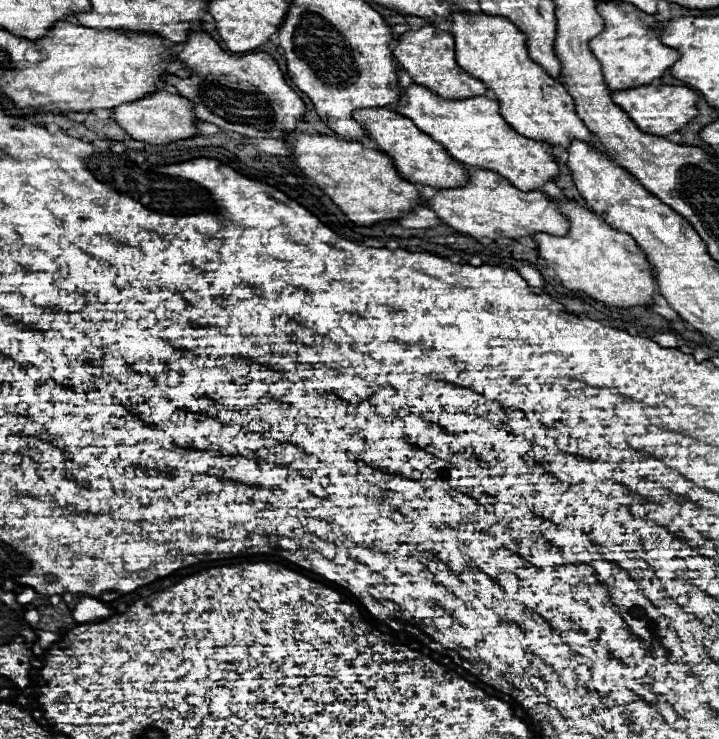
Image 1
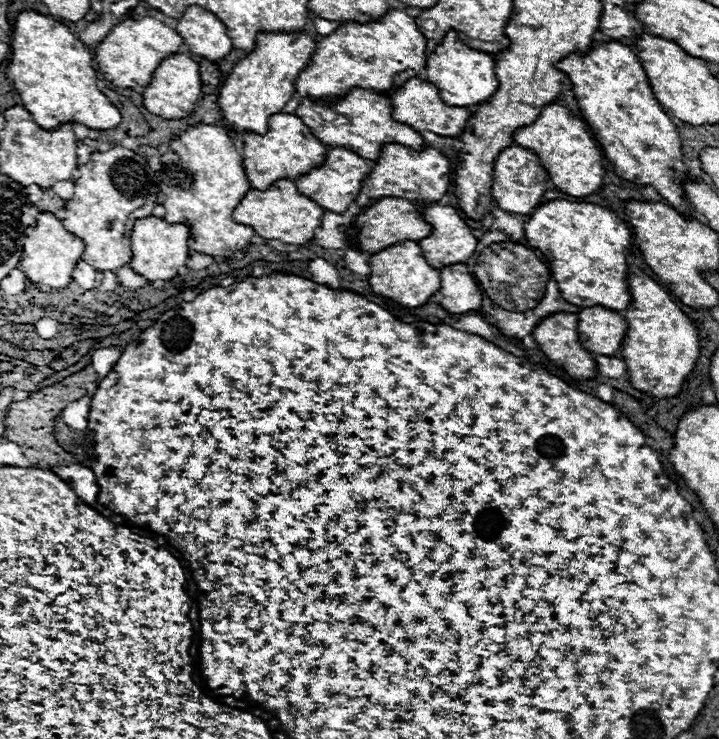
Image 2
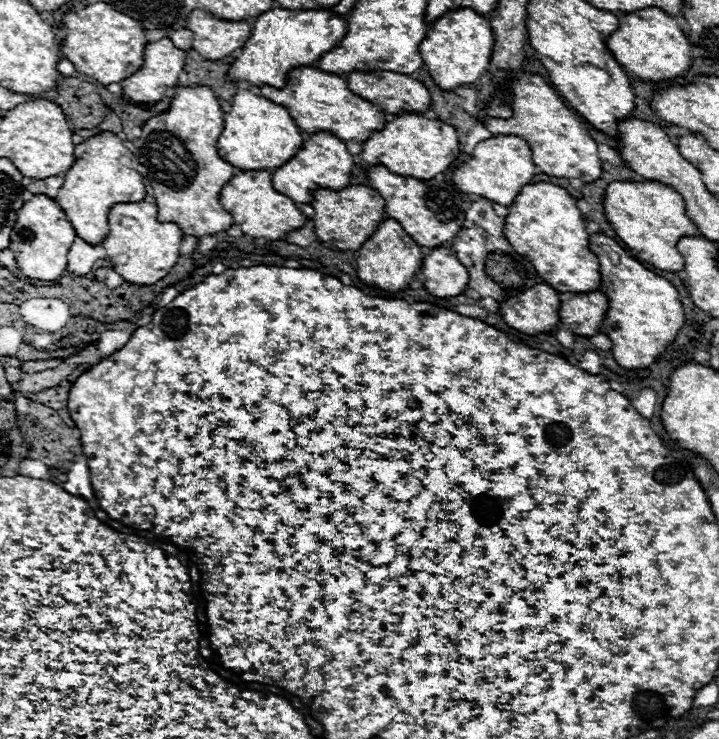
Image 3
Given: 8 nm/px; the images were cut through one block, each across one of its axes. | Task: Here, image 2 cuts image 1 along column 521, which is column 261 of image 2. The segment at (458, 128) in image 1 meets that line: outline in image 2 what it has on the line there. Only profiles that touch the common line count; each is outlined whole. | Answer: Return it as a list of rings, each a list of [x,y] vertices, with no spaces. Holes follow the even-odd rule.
[[[278,112],[270,116],[268,120],[268,132],[256,134],[256,132],[244,132],[244,146],[242,146],[242,166],[246,172],[246,178],[252,188],[266,190],[272,182],[280,178],[294,178],[300,174],[306,174],[314,166],[320,166],[326,158],[326,146],[310,132],[310,128],[294,114]]]

